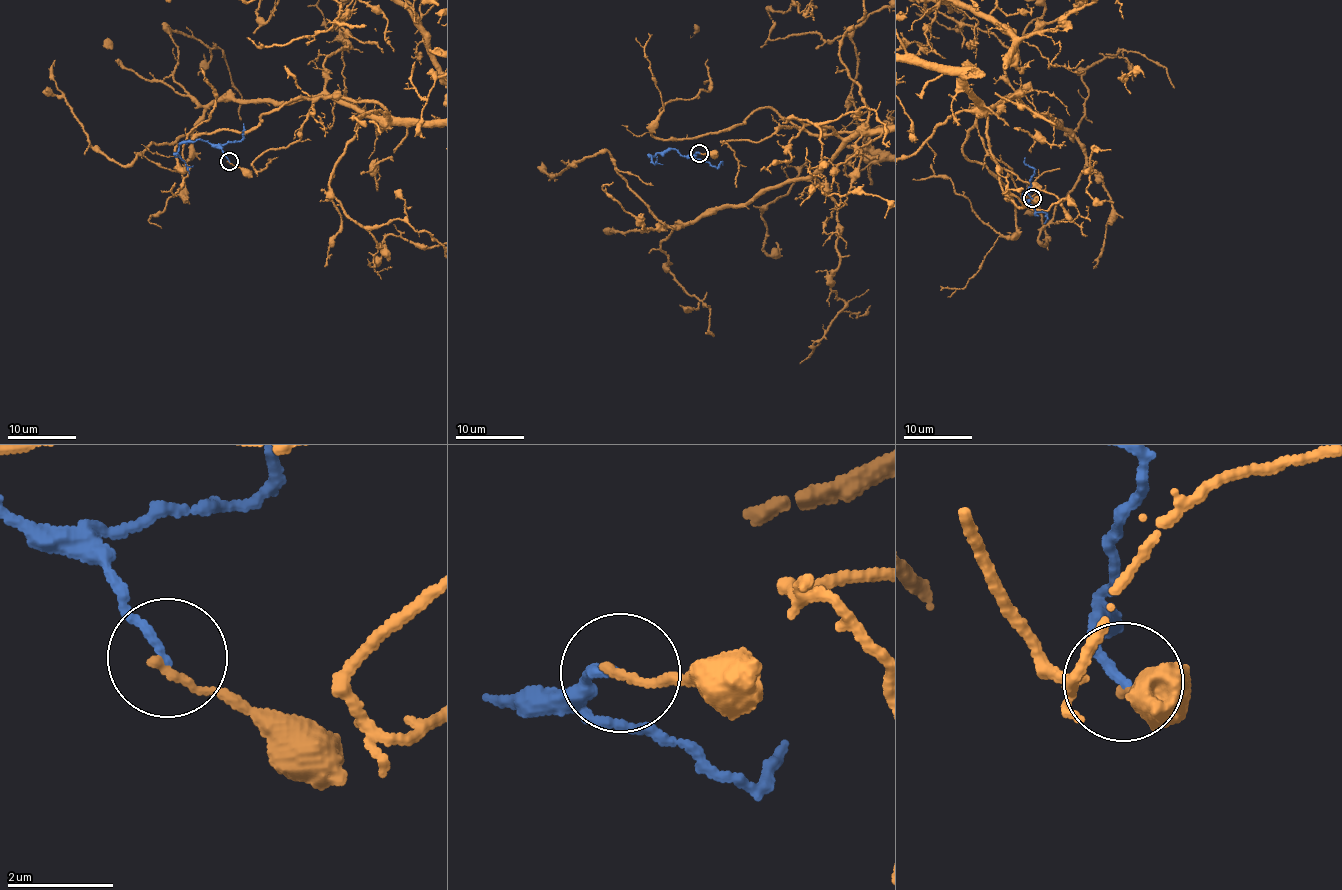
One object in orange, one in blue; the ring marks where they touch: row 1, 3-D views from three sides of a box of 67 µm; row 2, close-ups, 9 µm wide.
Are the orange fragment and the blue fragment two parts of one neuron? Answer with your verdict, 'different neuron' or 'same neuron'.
different neuron

